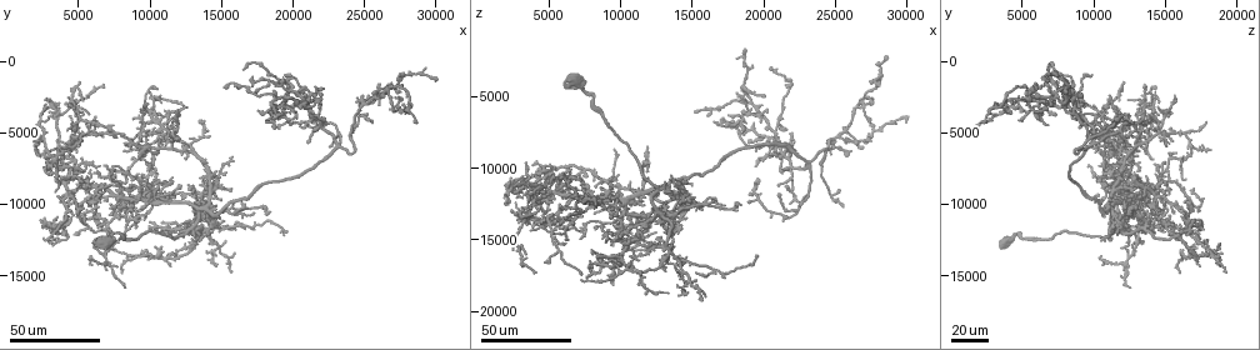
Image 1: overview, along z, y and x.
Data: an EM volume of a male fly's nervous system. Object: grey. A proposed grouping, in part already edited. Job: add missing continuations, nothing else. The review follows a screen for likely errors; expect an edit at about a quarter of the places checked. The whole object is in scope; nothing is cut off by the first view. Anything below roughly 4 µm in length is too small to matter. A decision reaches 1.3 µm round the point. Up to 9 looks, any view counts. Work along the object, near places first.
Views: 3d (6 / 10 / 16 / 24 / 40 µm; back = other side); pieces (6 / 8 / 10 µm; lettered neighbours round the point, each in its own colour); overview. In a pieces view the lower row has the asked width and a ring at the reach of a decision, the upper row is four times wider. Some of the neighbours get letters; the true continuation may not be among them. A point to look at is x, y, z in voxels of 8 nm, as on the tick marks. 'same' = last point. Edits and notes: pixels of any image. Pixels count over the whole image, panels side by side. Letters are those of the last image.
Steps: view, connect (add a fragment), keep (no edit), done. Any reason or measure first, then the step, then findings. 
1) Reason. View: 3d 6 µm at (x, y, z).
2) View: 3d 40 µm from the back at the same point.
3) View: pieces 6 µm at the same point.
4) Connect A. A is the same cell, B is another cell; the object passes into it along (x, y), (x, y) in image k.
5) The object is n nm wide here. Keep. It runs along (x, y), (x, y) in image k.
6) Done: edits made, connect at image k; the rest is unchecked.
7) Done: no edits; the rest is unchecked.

Free end. View: 3d 24 µm at (22400, 6000, 12600).

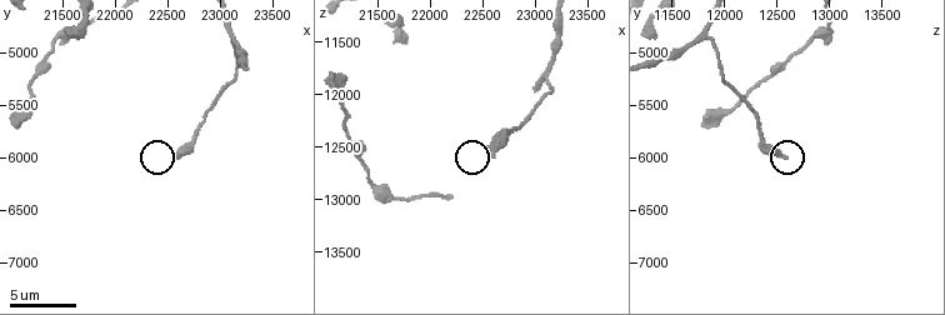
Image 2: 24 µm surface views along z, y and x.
See the neighbours. View: pieces 8 µm at (22620, 5980, 12600).

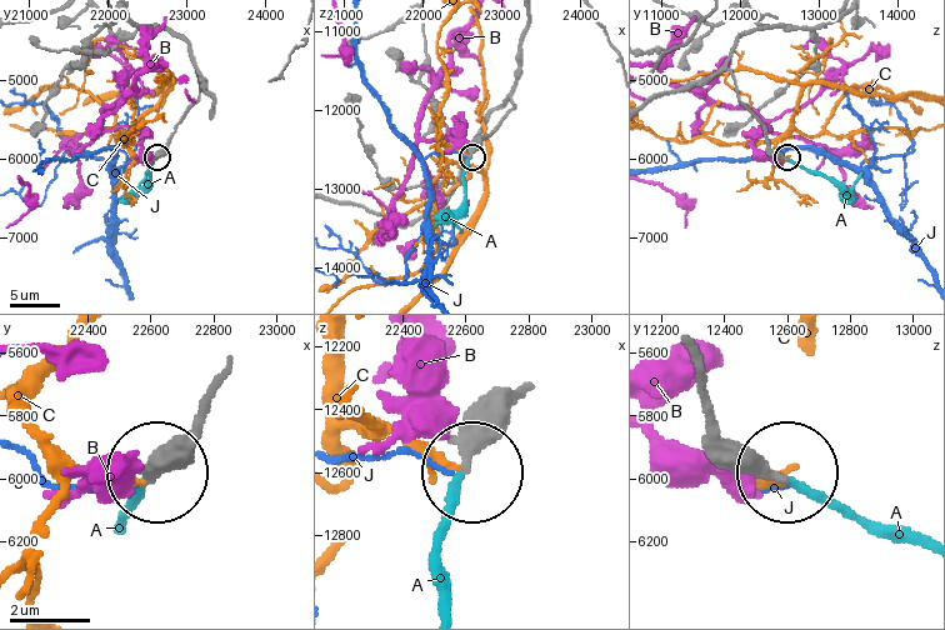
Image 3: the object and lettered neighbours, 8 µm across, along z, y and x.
Connect A. A is the same cell, B, C and J are other cells; the object passes into it along (529, 388), (448, 505), (441, 606) in image 3; it goes on there.

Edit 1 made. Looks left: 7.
View: 3d 24 µm at (4800, 10600, 10800).

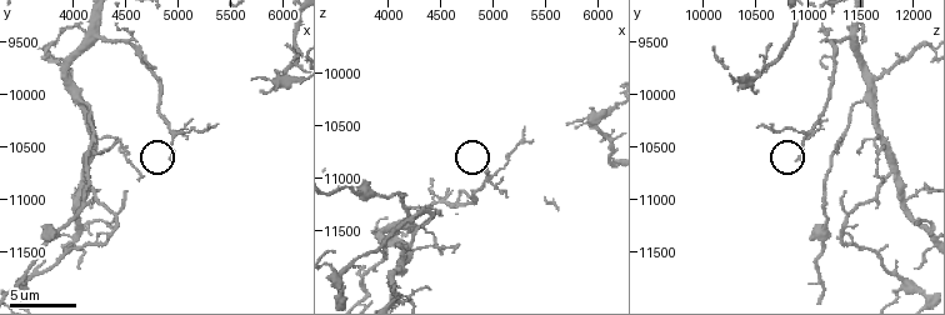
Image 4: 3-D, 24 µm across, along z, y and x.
View: pieces 8 µm at (4920, 10640, 10940).

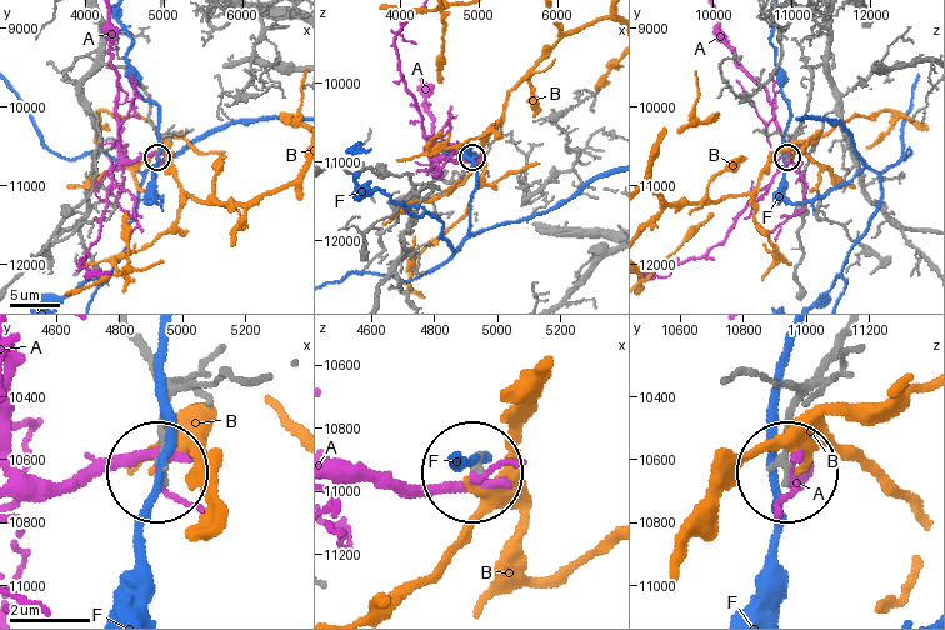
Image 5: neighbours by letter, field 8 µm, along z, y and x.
Keep. A, B and F are other cells; it runs along (843, 341), (793, 413), (789, 469) in image 5; none of them fits.

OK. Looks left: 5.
Free end. View: 3d 40 µm at (9600, 11200, 13400).

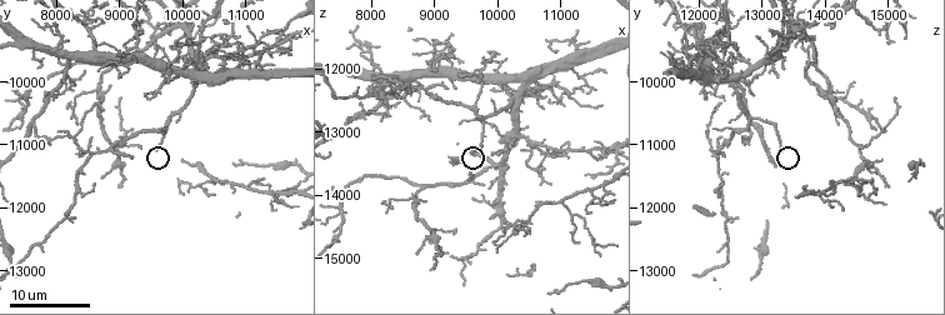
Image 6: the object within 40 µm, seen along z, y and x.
View: pieces 8 µm at (9600, 11050, 13250).

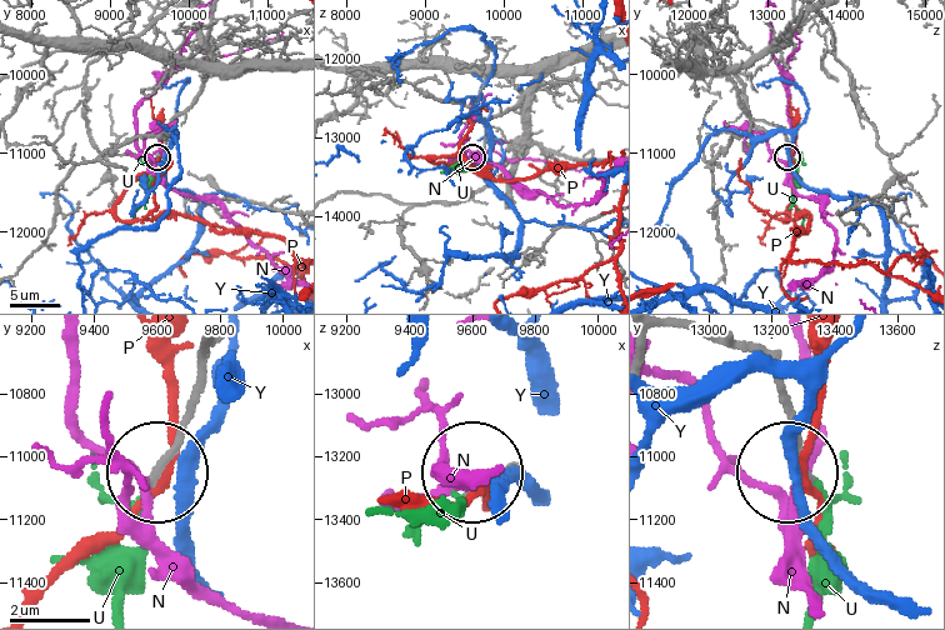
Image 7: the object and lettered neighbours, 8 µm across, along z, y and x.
The object is 190 nm wide here. Connect U. U is the same cell, N, P and Y are other cells; the object passes into it along (508, 465), (454, 513) in image 7; the neuron continues.

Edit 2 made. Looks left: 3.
Tapers out. View: 3d 40 µm at (10200, 4600, 15400).

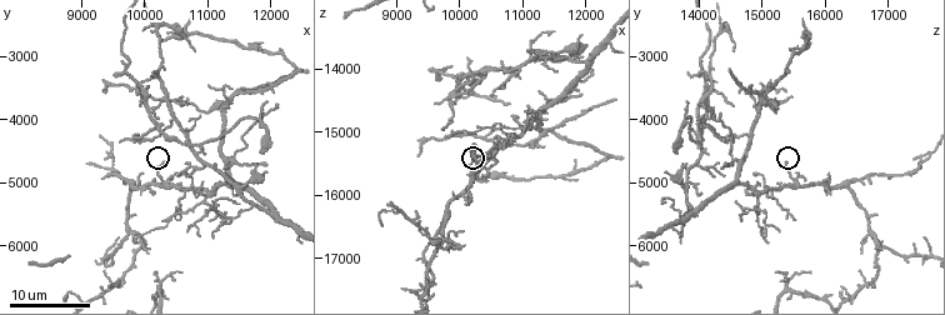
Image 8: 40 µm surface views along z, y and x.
See the neighbours. View: pieces 6 µm at (10300, 4700, 15400).

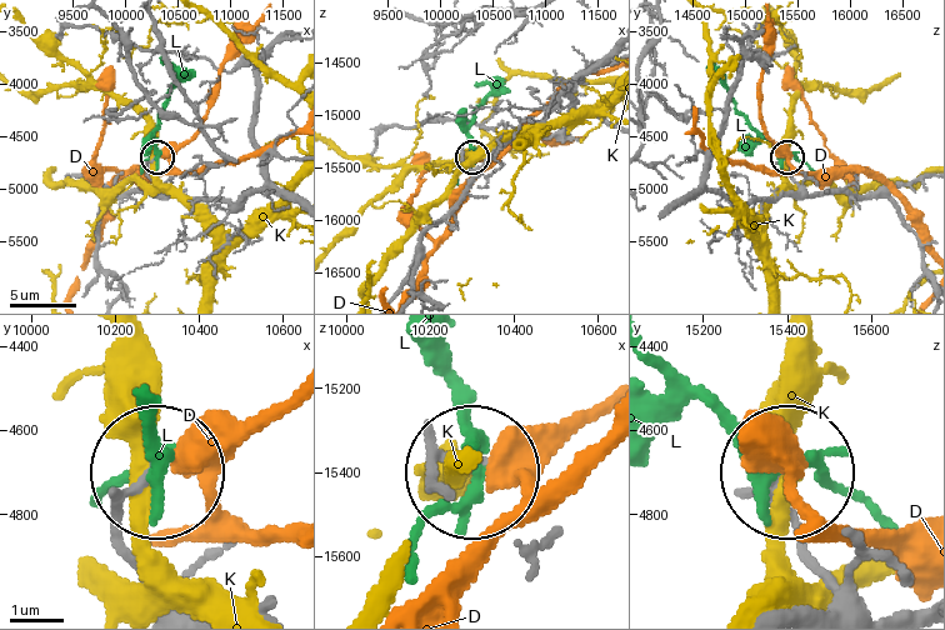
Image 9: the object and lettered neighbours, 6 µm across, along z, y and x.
The object is 140 nm wide here. Keep. D, K and L are other cells; it runs along (291, 201), (264, 190), (184, 200), (149, 176), (155, 158) in image 9; none of them fits.

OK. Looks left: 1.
Done: edits made, connect at image 3, connect at image 7; the rest is unchecked.

